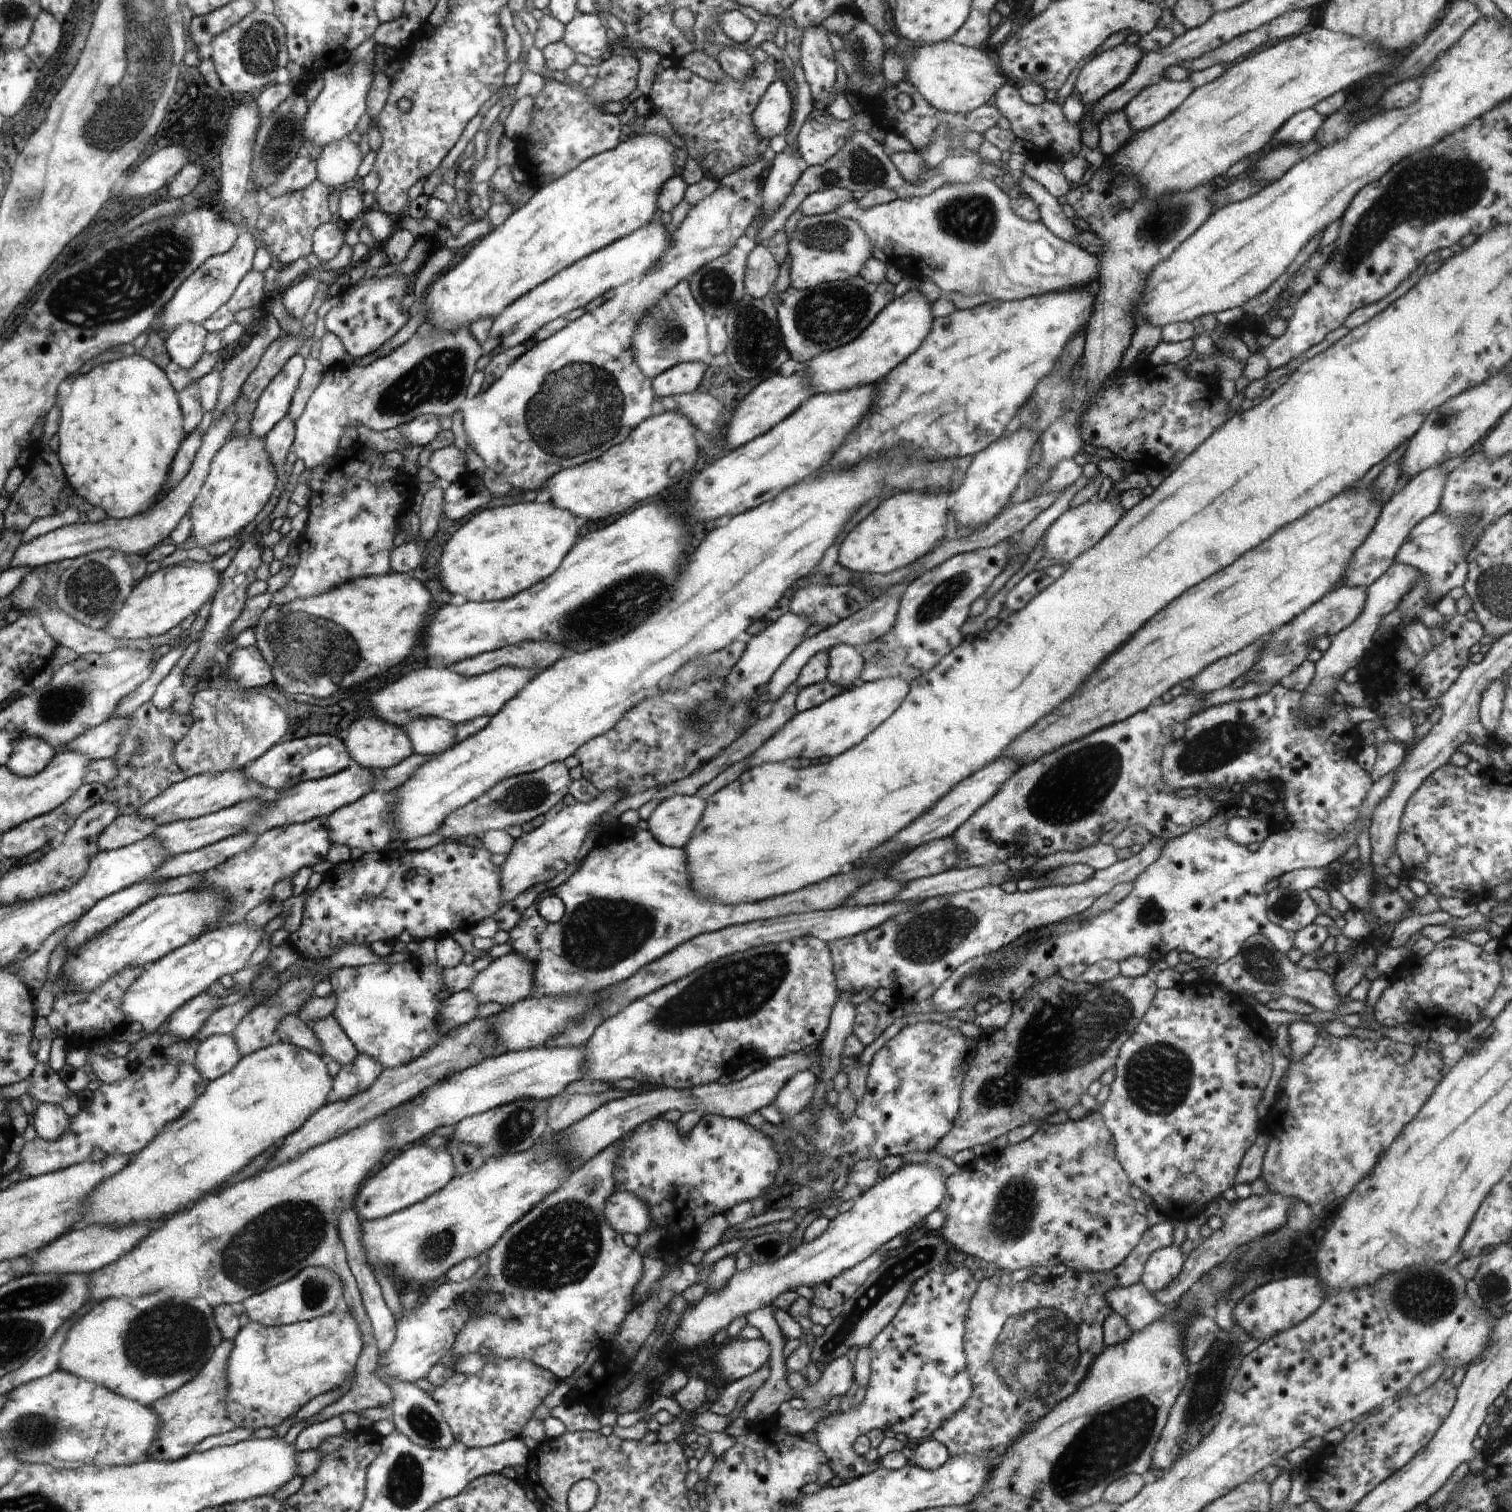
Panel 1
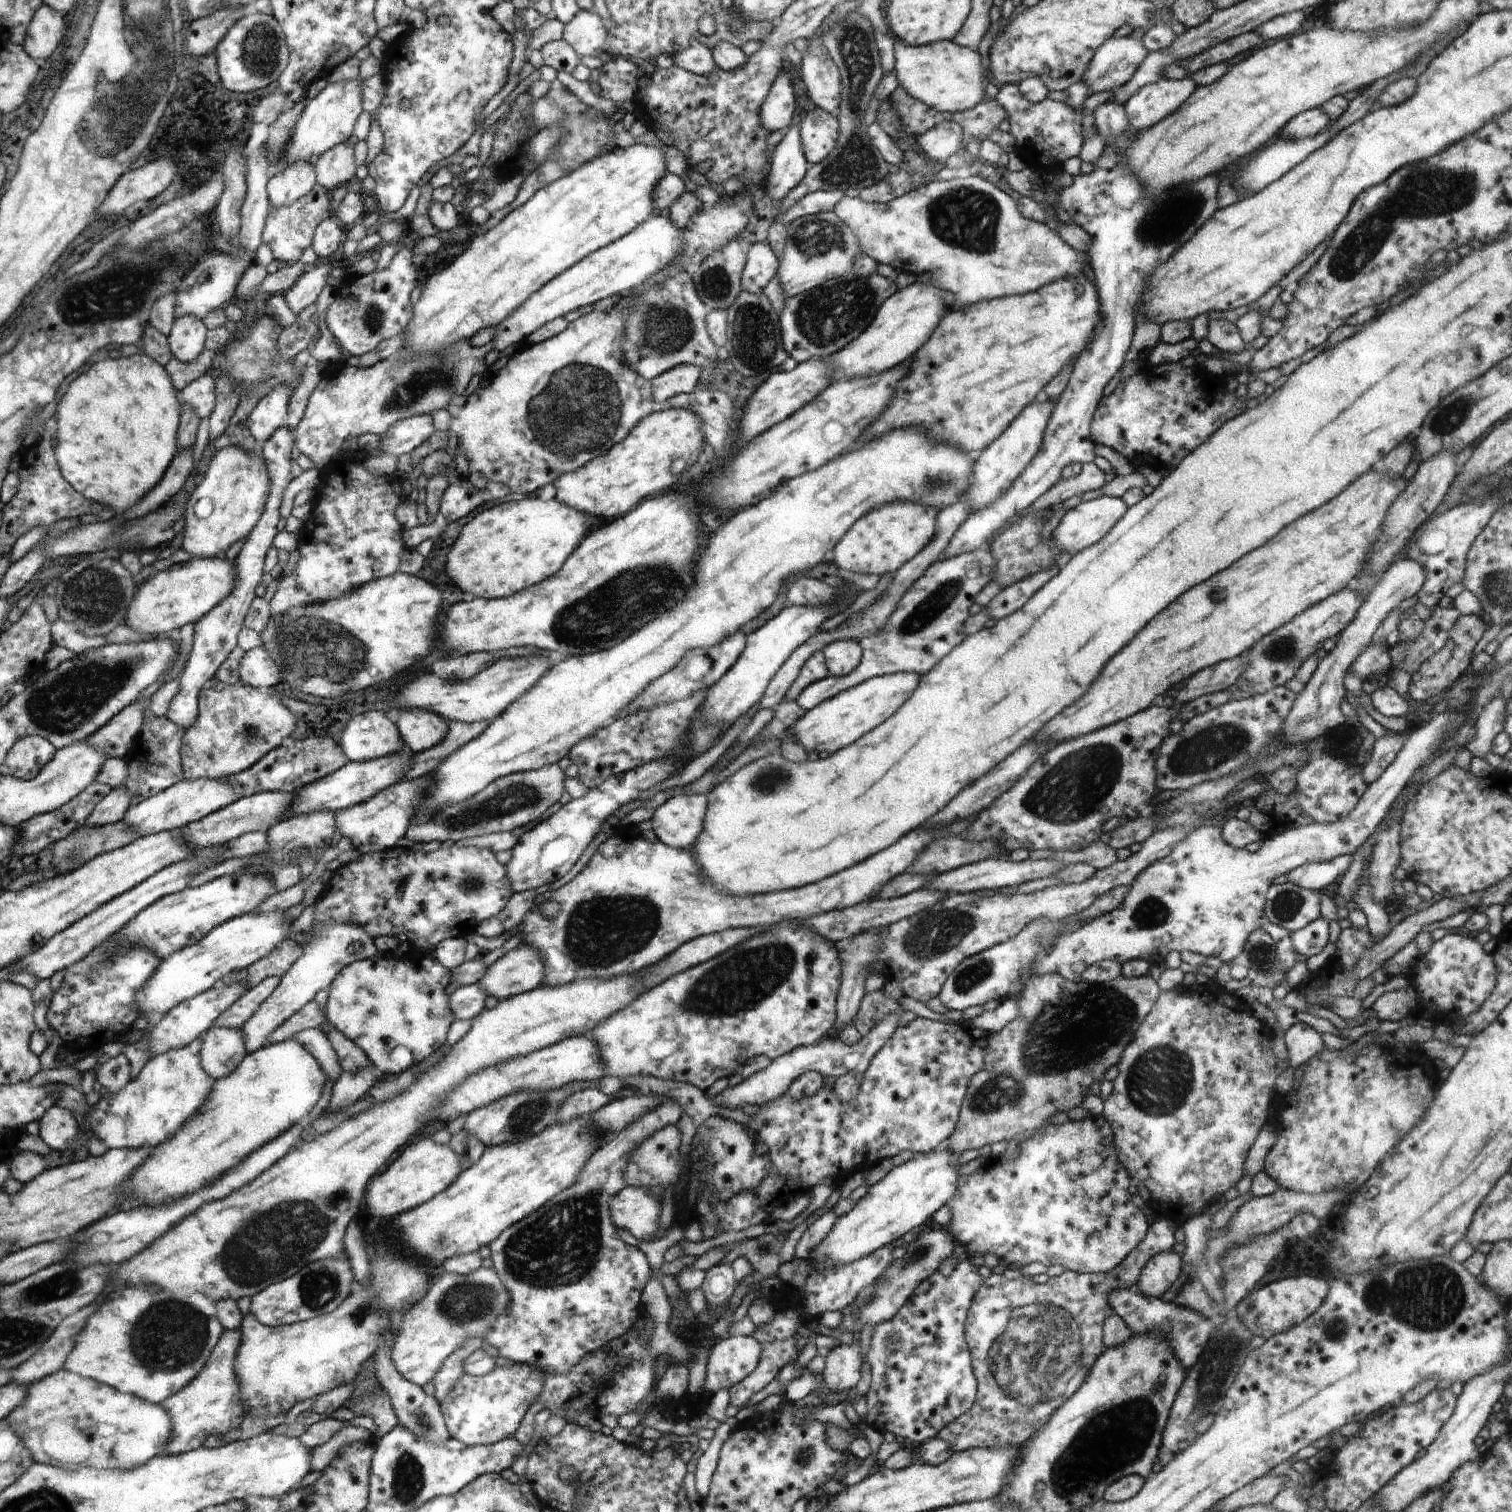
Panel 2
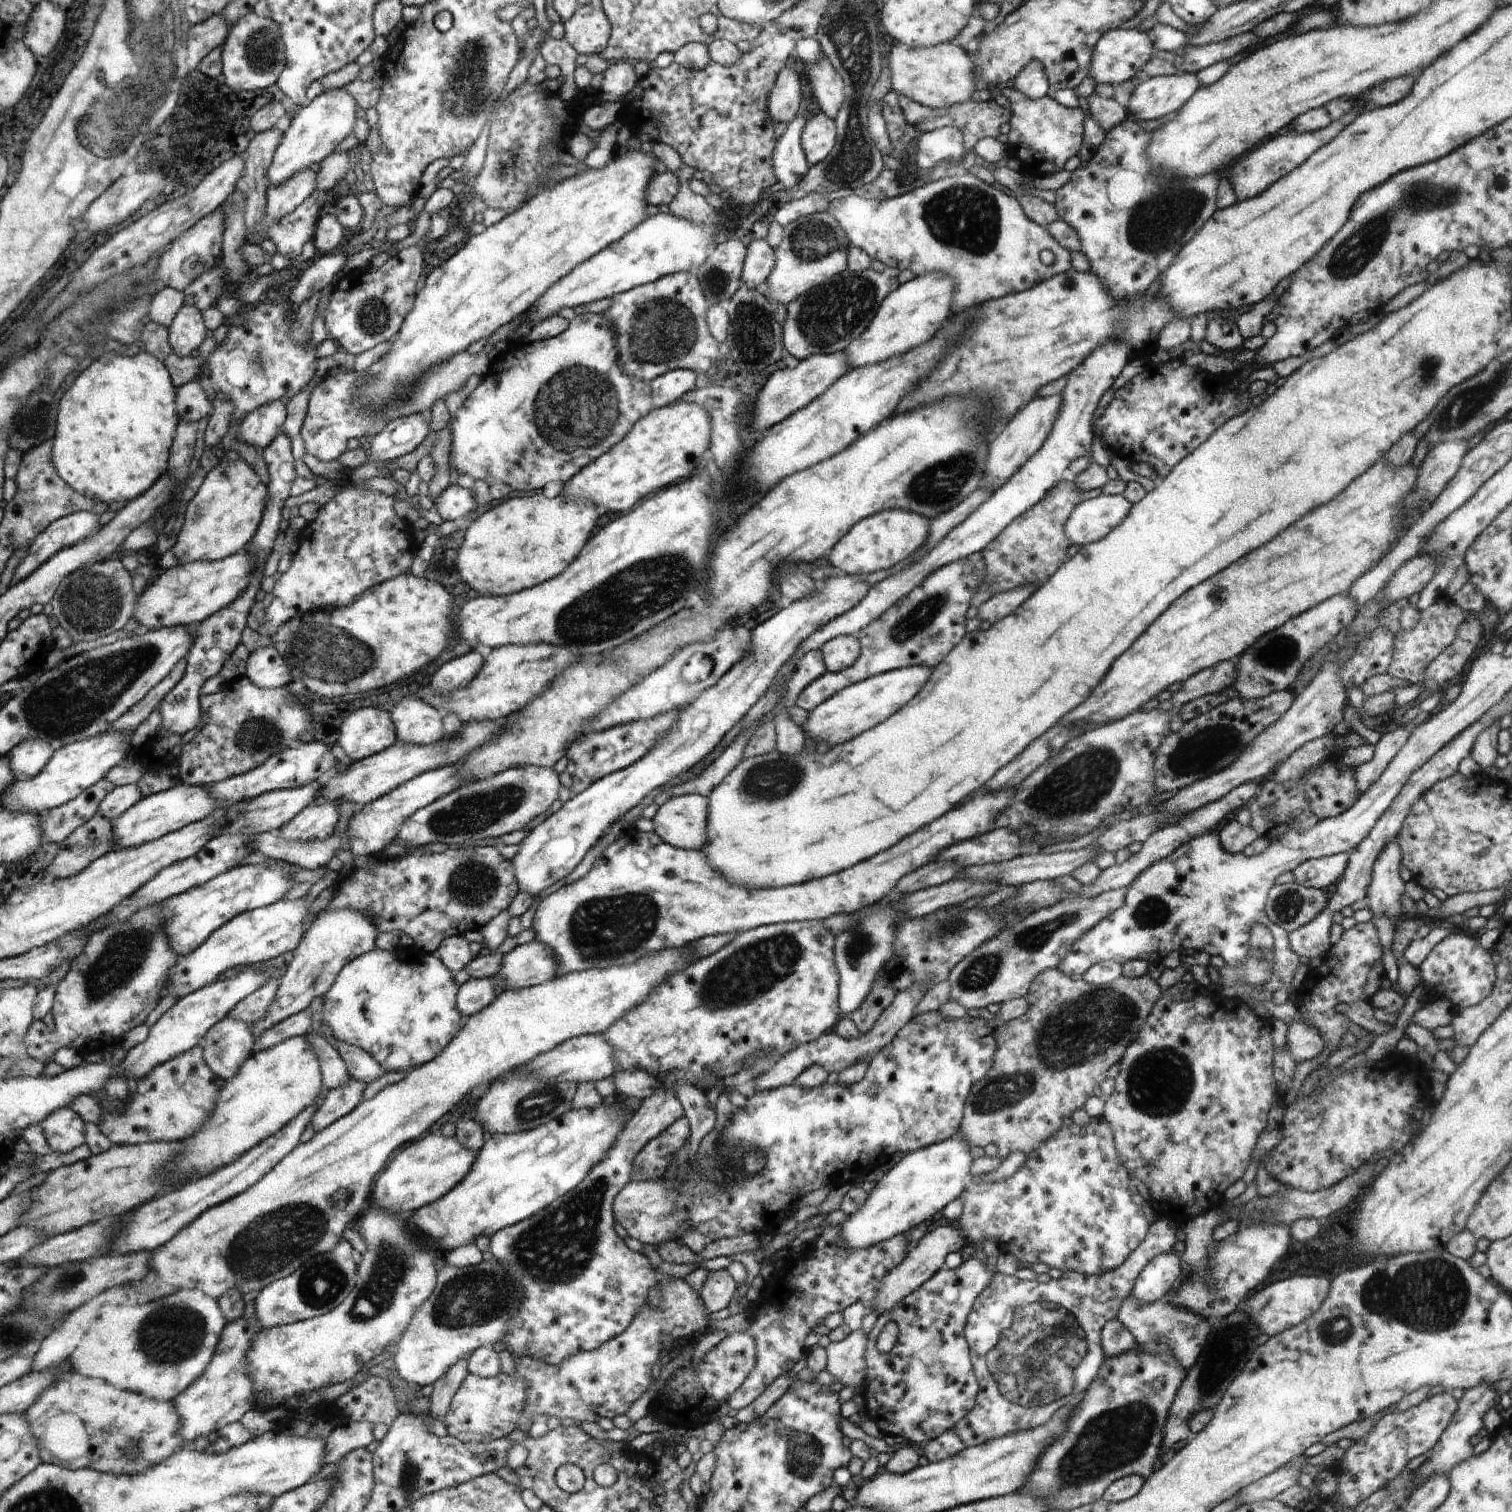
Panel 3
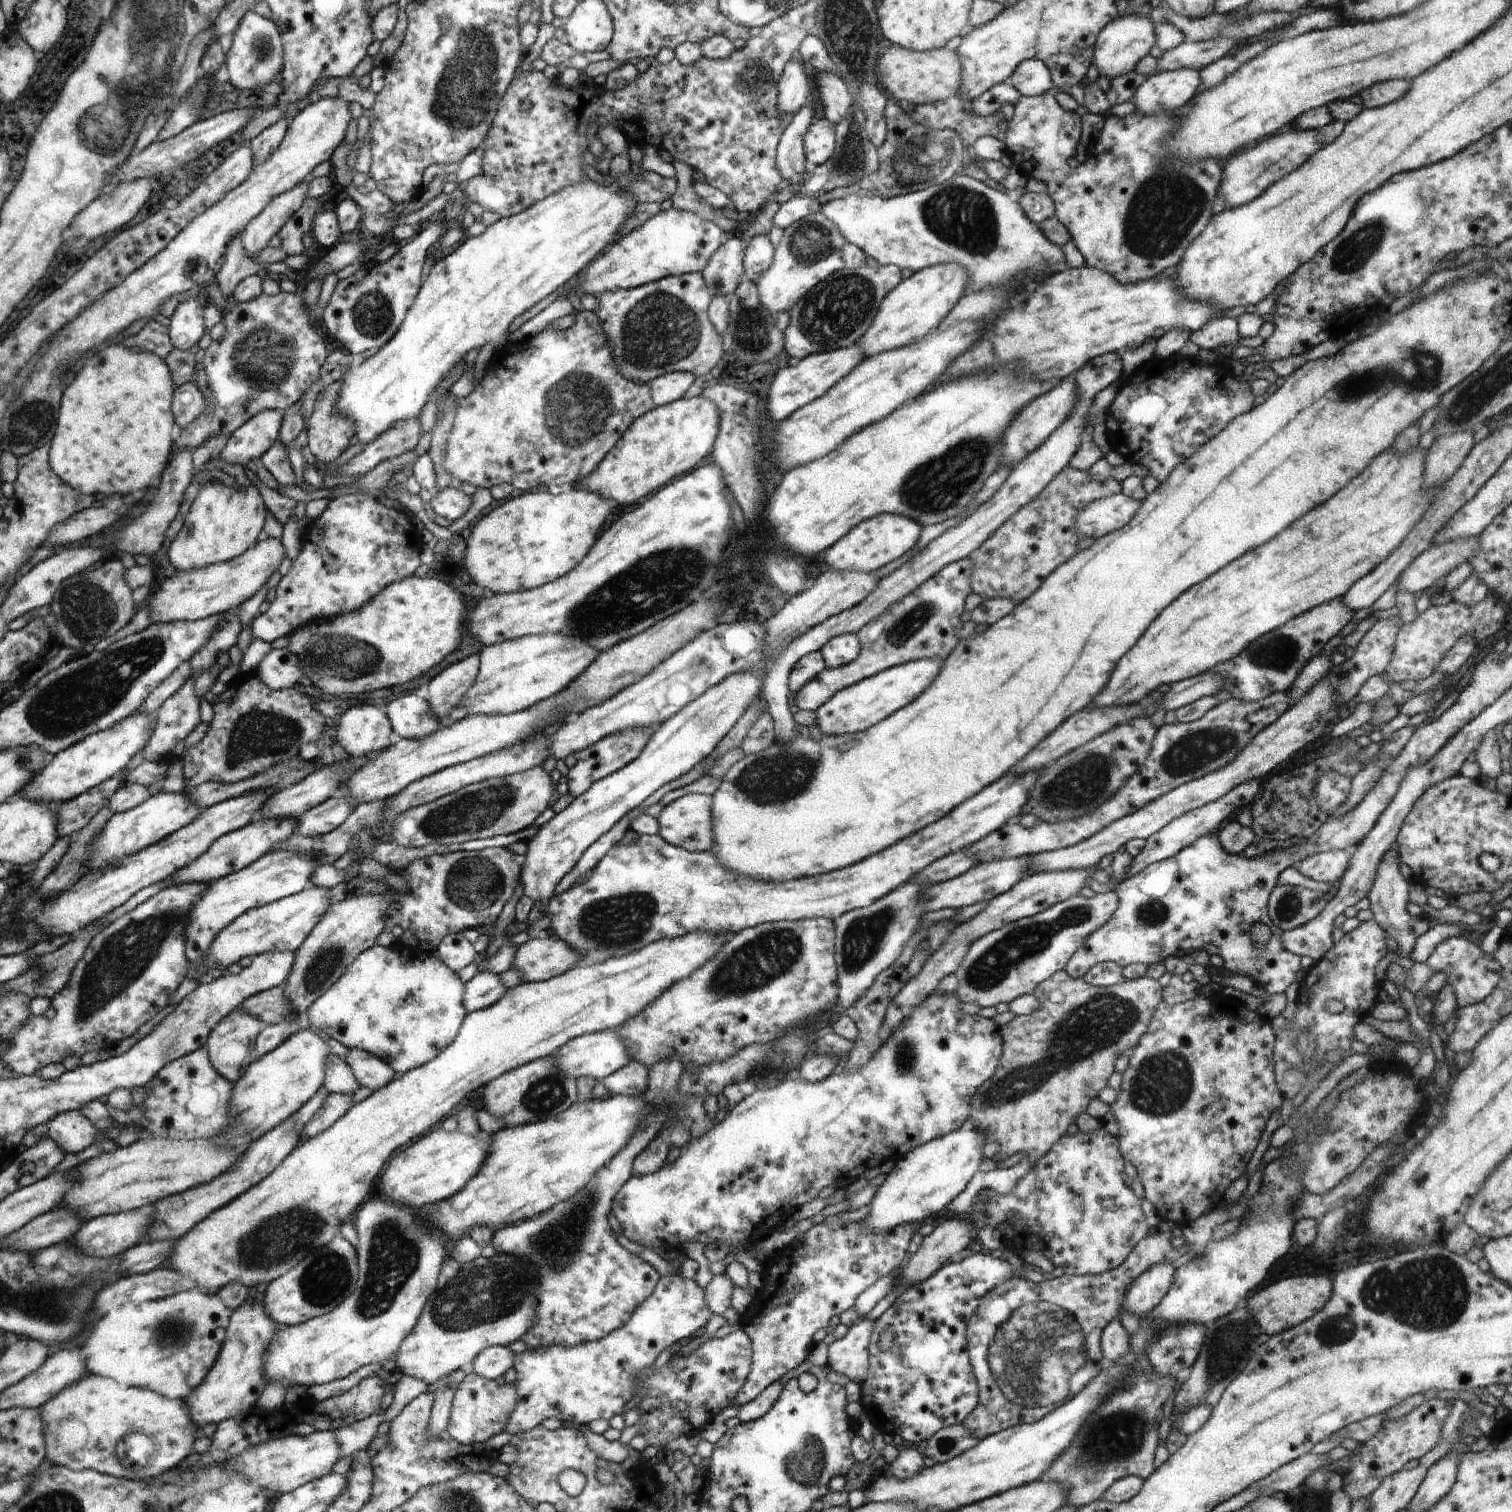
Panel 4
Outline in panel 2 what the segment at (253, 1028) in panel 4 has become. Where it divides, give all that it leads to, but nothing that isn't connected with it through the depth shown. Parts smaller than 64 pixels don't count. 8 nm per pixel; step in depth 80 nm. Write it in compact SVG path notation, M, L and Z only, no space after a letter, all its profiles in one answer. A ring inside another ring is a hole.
M212 1027L204 1033L203 1039L200 1064L215 1081L232 1075L248 1054L240 1029Z

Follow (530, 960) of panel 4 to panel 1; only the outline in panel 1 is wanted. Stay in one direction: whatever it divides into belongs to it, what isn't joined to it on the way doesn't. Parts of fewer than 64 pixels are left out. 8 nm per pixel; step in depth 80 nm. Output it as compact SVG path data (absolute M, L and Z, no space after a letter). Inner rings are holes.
M512 950L480 971L467 990L479 1004L498 1002L511 1007L531 996L533 976L534 969L529 961Z

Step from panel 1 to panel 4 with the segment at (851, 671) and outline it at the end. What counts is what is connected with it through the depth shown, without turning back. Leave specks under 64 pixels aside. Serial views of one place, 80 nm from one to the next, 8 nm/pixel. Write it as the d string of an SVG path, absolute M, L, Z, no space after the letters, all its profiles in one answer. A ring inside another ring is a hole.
M843 634L828 639L821 648L827 668L835 669L852 662L860 652L857 634Z

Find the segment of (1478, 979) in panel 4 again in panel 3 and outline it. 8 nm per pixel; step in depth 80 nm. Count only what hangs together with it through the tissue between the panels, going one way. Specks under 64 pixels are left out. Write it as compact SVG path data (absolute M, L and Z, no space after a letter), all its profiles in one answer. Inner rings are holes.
M1451 933L1437 943L1417 969L1421 982L1424 984L1428 982L1430 988L1432 988L1433 996L1431 998L1437 997L1450 1000L1452 1006L1454 1006L1458 1012L1482 1002L1482 1000L1492 992L1496 979L1494 959L1490 951L1484 950L1478 940L1458 933Z

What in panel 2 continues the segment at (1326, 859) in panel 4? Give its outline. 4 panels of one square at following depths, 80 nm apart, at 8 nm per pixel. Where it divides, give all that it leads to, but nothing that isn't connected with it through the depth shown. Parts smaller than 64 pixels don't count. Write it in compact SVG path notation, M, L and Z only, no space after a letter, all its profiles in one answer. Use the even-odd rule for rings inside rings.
M1354 853L1342 854L1328 862L1306 863L1285 874L1286 880L1303 889L1322 892L1340 874L1345 873L1352 860L1354 860Z

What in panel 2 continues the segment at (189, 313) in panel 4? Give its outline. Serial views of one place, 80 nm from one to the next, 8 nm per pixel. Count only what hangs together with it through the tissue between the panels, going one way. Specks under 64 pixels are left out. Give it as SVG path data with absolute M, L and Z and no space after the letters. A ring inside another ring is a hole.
M192 314L174 319L167 339L170 352L180 362L194 363L201 356L206 338L204 323Z

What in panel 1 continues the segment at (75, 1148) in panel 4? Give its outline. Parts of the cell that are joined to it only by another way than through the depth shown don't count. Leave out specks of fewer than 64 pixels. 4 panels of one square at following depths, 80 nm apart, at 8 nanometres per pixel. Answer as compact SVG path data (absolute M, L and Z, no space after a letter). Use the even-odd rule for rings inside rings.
M52 1103L38 1104L34 1114L34 1130L37 1136L47 1141L56 1140L69 1125L69 1118L60 1105Z

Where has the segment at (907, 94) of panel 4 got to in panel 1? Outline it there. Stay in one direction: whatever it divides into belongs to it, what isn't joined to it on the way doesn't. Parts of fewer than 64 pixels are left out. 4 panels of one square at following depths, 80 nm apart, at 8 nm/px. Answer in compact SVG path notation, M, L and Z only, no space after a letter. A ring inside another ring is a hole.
M948 40L920 48L912 48L909 55L905 56L902 53L900 55L907 60L908 75L904 80L910 83L934 108L941 111L965 114L972 112L975 108L992 102L995 92L1009 83L1007 76L1003 74L996 58L988 47L977 49Z

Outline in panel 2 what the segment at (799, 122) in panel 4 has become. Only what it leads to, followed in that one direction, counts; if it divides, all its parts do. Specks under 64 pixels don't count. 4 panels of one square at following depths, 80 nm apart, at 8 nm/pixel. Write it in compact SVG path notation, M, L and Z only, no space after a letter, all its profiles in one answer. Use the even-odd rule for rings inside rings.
M799 125L790 126L787 134L772 148L770 168L766 172L767 195L781 201L803 178L811 167L804 158Z

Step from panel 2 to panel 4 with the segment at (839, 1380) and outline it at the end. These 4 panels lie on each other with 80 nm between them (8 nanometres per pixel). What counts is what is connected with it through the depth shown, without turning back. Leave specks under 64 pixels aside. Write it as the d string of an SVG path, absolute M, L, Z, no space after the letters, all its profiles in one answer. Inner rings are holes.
M862 1318L840 1340L828 1345L828 1368L861 1385L867 1379L870 1335L874 1321Z

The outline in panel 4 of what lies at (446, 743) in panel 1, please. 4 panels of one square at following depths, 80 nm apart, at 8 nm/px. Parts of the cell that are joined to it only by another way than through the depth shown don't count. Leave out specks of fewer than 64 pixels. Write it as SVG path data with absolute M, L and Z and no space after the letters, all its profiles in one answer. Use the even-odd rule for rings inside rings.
M404 694L388 705L383 712L392 722L393 731L402 739L426 739L444 726L433 715L427 700L414 694Z

